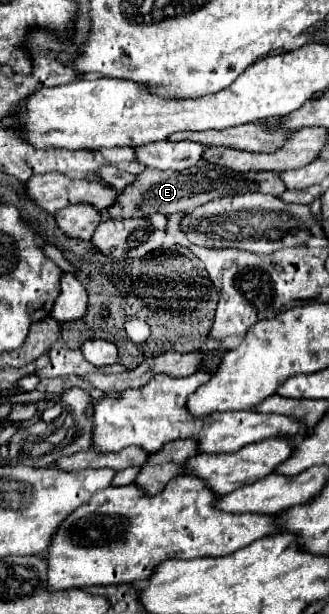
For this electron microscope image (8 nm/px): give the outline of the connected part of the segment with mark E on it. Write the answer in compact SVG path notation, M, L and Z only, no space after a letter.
M197 163L191 169L183 169L183 171L157 171L157 169L145 169L143 173L139 173L135 177L135 181L131 185L127 185L123 191L119 191L115 203L107 209L111 219L125 219L125 217L151 217L155 213L161 213L165 217L173 215L173 213L181 213L181 211L193 211L195 207L211 201L211 199L219 199L219 197L227 197L227 195L237 195L237 193L245 193L245 191L257 191L257 193L267 193L267 195L281 195L285 191L283 181L275 175L275 173L233 173L233 171L223 171L223 167L211 167L211 163Z

